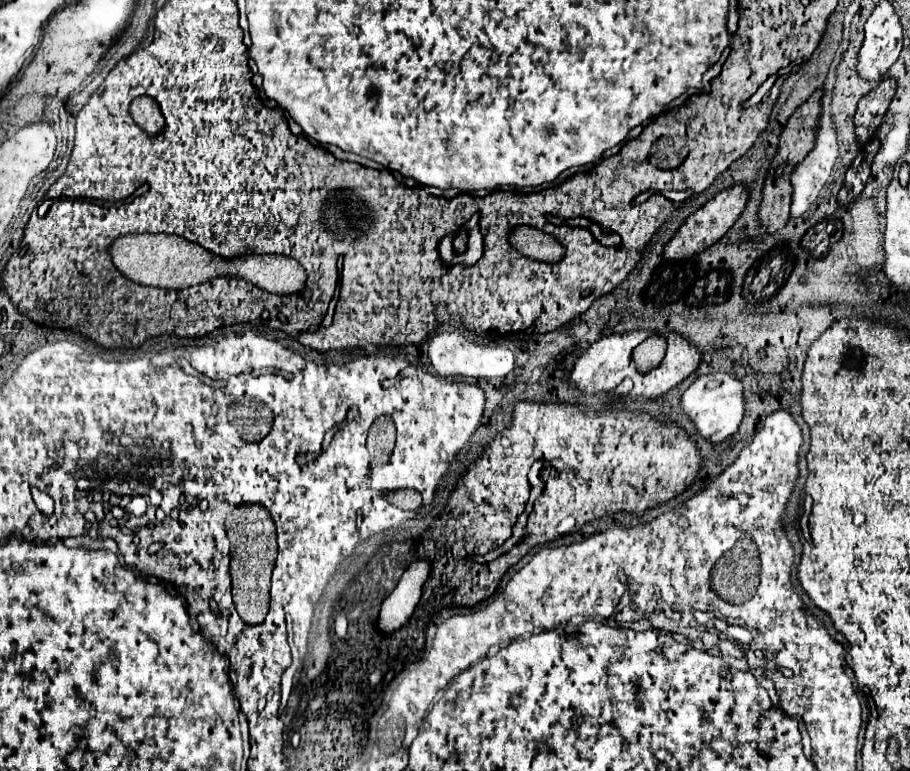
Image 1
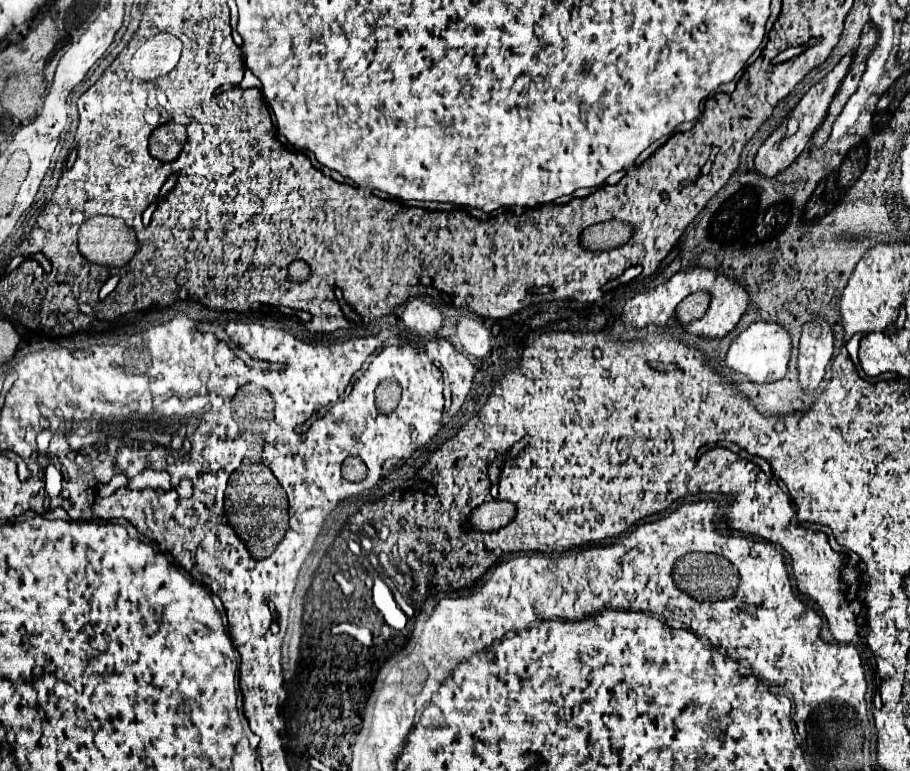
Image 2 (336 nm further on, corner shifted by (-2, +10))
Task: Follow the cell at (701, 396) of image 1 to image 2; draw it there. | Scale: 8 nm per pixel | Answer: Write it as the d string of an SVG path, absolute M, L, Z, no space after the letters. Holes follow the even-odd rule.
M753 322L749 324L731 344L729 352L727 352L727 366L747 378L753 380L753 384L763 384L763 382L775 382L775 380L781 380L785 374L787 374L787 364L789 364L789 358L791 358L791 334L779 324L779 322Z

